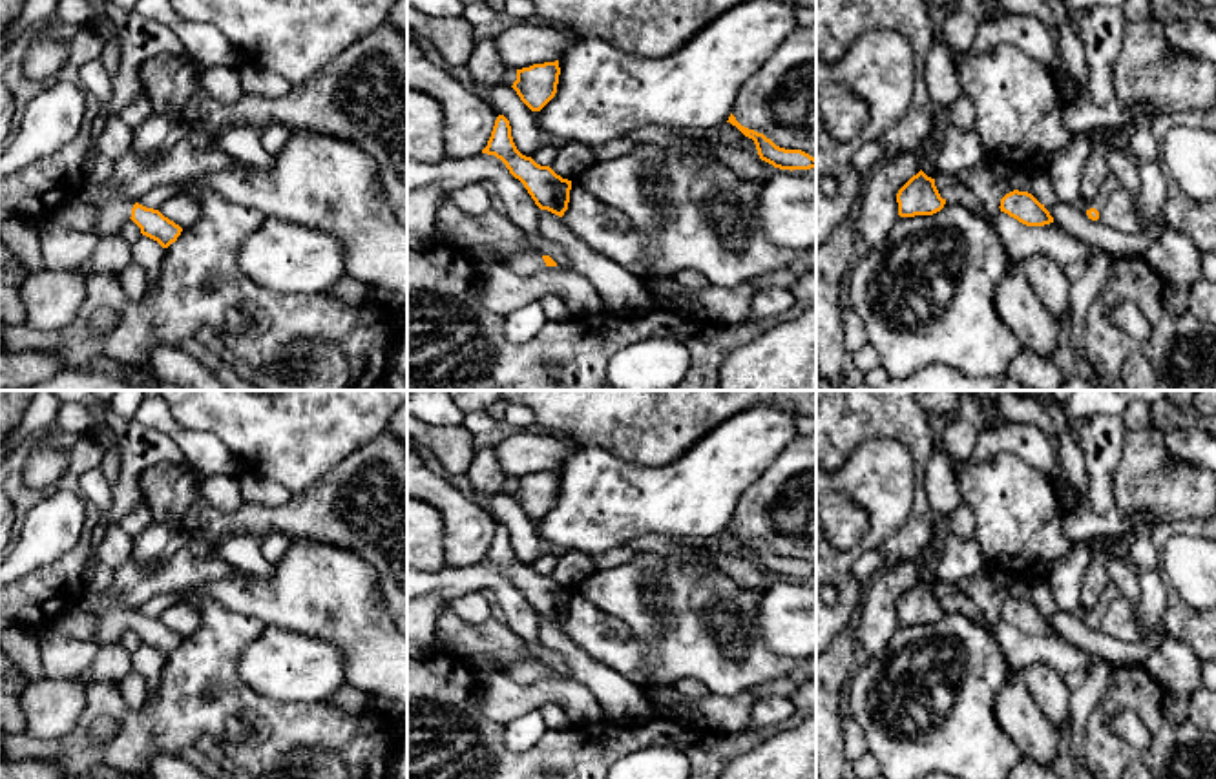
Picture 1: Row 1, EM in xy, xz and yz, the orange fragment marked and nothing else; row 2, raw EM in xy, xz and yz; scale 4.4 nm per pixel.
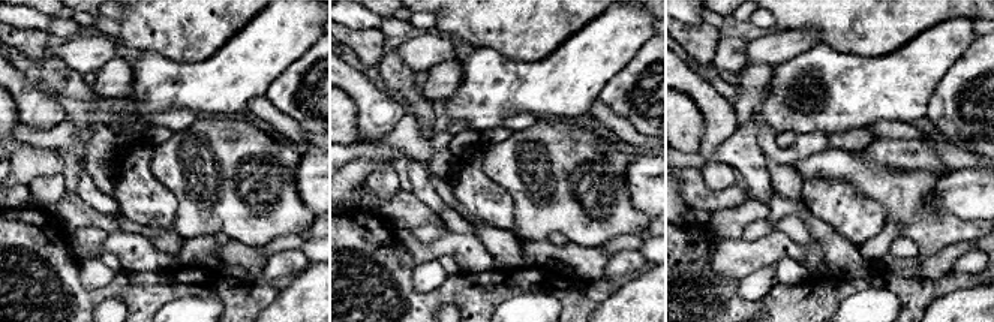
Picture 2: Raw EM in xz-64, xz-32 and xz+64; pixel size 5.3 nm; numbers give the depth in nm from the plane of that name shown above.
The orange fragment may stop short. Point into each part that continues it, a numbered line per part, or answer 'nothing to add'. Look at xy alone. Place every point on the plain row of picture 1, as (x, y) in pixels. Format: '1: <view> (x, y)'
1: xy (114, 621)

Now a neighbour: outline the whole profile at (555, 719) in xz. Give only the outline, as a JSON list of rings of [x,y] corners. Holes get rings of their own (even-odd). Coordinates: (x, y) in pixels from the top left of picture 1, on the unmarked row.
[[[544,706],[540,711],[548,730],[568,730],[575,726],[575,722],[559,706]]]

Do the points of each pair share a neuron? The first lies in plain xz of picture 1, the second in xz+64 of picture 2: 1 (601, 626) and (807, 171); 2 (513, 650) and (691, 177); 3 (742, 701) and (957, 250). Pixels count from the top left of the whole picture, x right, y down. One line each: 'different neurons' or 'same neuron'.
1: different neurons
2: same neuron
3: same neuron

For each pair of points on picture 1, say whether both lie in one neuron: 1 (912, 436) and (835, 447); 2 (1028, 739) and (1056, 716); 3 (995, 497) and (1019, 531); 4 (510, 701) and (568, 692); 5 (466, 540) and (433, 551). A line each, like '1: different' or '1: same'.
1: same
2: different
3: same
4: same
5: different

